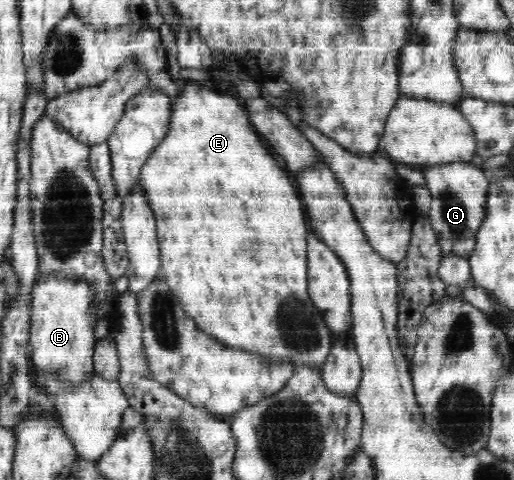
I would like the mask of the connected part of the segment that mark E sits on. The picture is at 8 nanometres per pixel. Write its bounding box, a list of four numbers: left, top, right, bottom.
[138,82,334,369]

